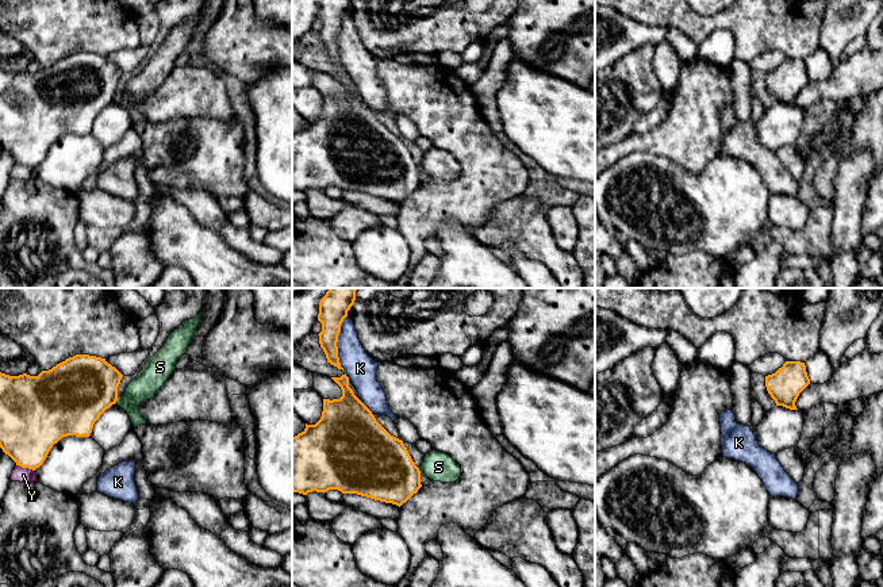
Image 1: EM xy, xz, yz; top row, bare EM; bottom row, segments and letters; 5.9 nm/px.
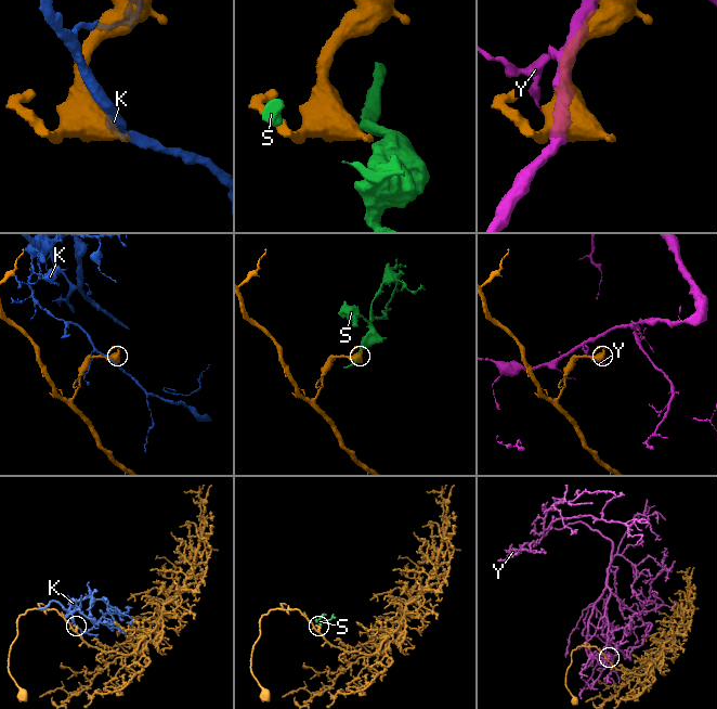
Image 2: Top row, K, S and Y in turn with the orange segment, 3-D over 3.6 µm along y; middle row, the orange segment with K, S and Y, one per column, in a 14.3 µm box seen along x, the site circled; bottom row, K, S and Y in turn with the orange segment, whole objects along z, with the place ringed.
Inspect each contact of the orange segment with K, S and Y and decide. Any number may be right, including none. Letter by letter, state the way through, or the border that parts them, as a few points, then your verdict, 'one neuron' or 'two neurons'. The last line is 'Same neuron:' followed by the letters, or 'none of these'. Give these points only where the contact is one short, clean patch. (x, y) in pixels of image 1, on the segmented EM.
K: two neurons
S: along xy (118, 398), (115, 402) | two neurons
Y: two neurons
Same neuron: none of these

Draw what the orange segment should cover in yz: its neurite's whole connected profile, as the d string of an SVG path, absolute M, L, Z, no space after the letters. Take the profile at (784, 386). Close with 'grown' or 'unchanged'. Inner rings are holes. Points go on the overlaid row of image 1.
M786 361L775 373L765 376L765 387L776 406L798 410L795 402L810 384L805 362Z; unchanged

